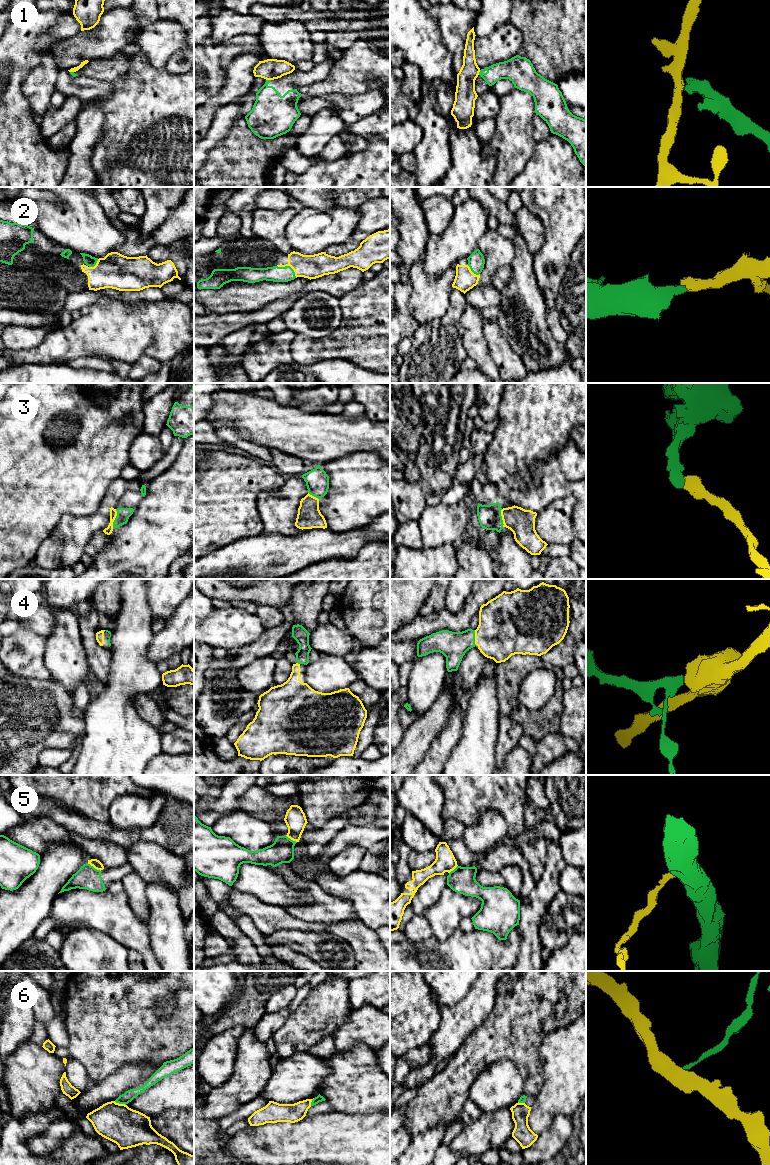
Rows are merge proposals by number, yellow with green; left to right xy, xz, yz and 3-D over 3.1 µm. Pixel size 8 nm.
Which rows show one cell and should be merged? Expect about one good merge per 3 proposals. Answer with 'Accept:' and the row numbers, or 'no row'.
Accept: 2, 3, 4

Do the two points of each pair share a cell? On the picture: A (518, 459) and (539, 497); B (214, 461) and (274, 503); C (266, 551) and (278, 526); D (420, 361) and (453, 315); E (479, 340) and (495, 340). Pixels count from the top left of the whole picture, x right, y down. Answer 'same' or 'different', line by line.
A: different
B: different
C: different
D: same
E: different

